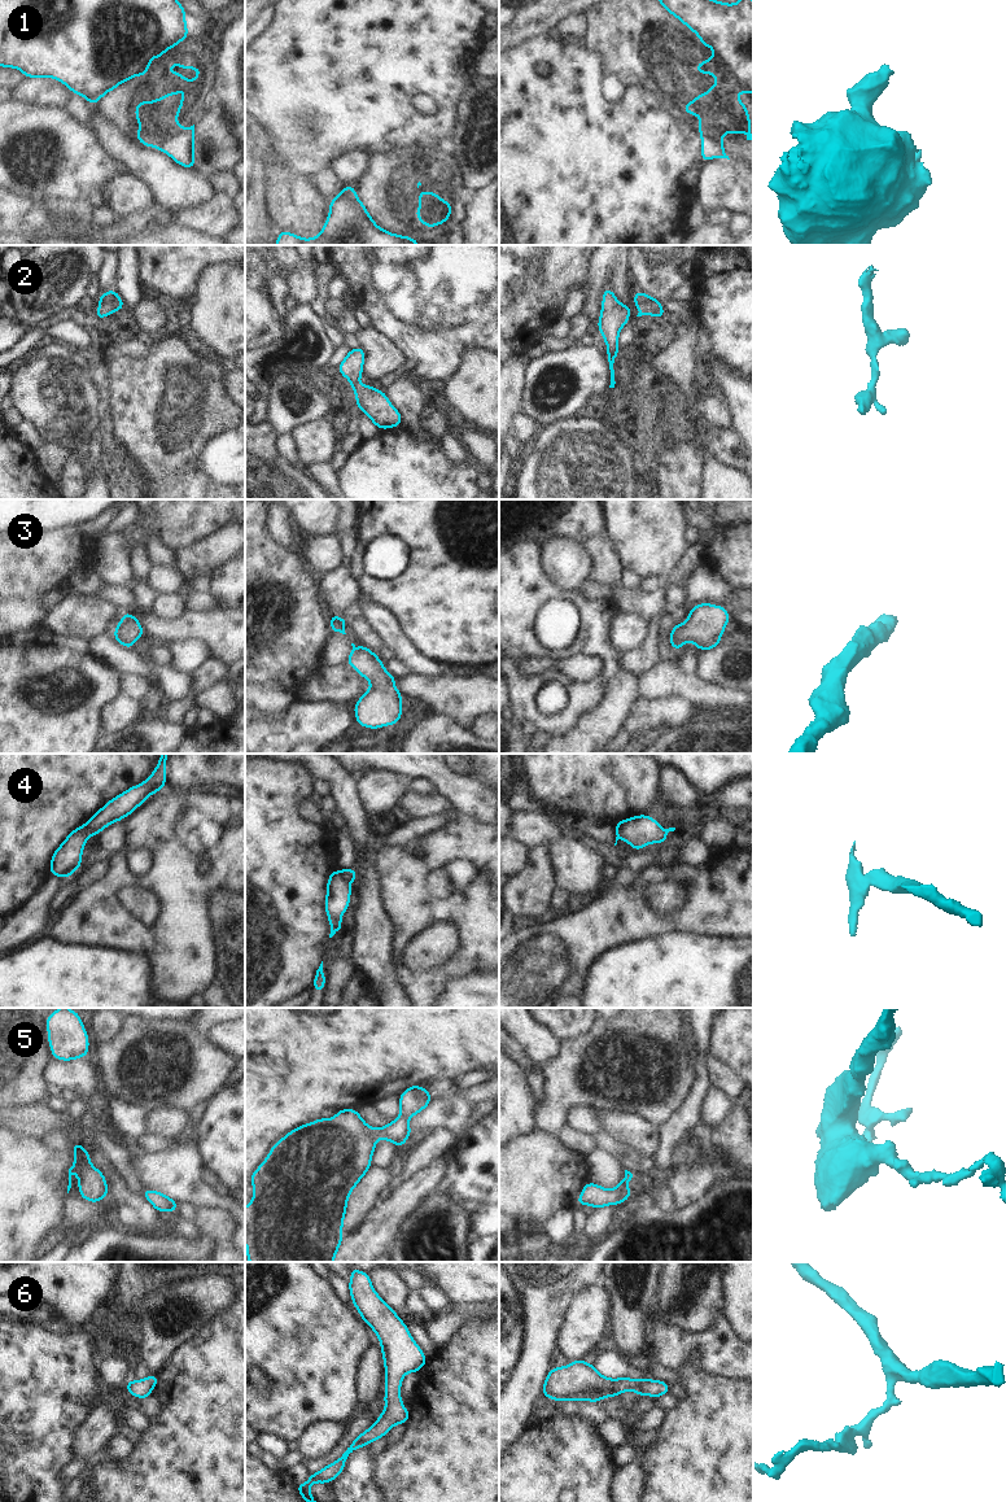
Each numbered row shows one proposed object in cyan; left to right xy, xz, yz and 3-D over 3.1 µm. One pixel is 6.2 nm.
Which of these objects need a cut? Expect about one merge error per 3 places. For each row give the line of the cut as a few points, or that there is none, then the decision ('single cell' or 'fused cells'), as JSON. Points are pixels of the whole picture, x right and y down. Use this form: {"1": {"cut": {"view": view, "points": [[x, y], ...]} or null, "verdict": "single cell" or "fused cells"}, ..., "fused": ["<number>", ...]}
{"1": {"cut": {"view": "yz", "points": [[703, 94], [718, 105], [726, 105], [735, 97]]}, "verdict": "fused cells"}, "2": {"cut": null, "verdict": "single cell"}, "3": {"cut": null, "verdict": "single cell"}, "4": {"cut": {"view": "xz", "points": [[339, 870], [349, 882]]}, "verdict": "fused cells"}, "5": {"cut": null, "verdict": "single cell"}, "6": {"cut": null, "verdict": "single cell"}, "fused": ["1", "4"]}

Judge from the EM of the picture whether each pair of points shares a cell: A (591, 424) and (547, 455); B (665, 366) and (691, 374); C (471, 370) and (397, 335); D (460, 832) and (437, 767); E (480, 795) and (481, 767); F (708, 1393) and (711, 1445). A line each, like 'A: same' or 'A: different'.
A: same
B: same
C: different
D: different
E: different
F: same

